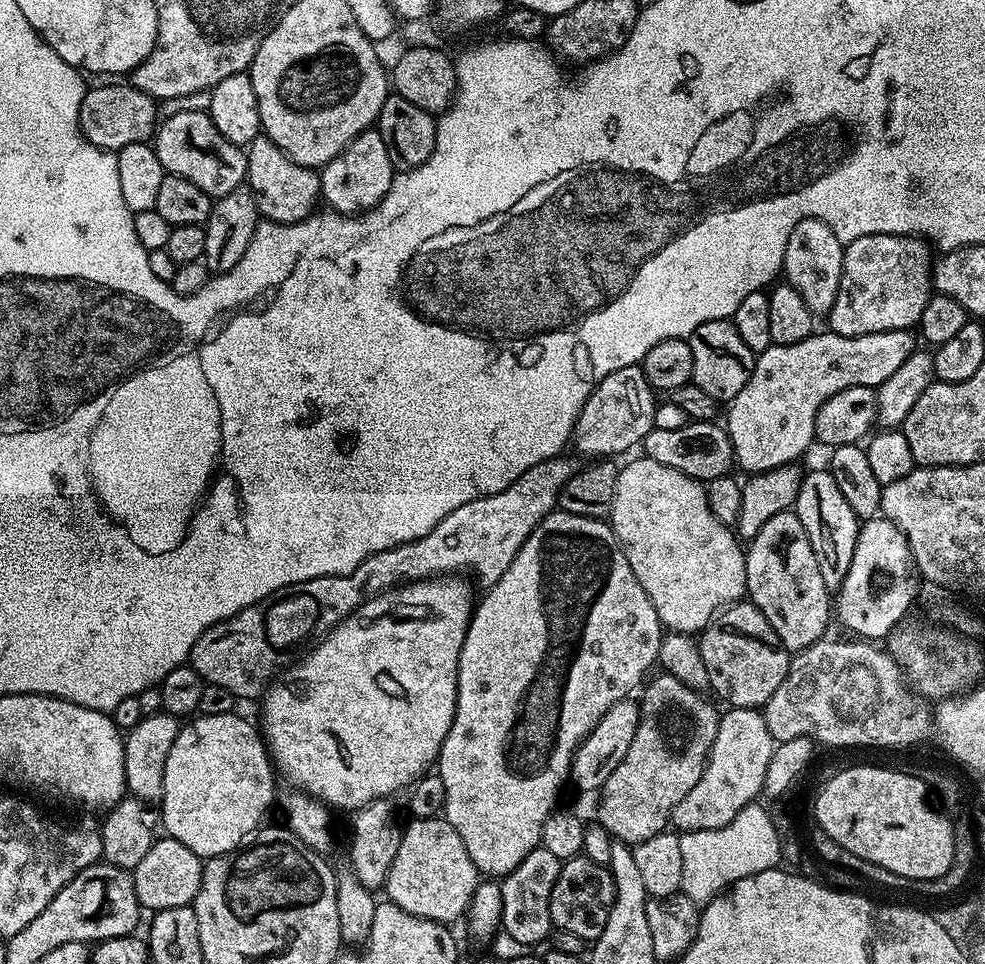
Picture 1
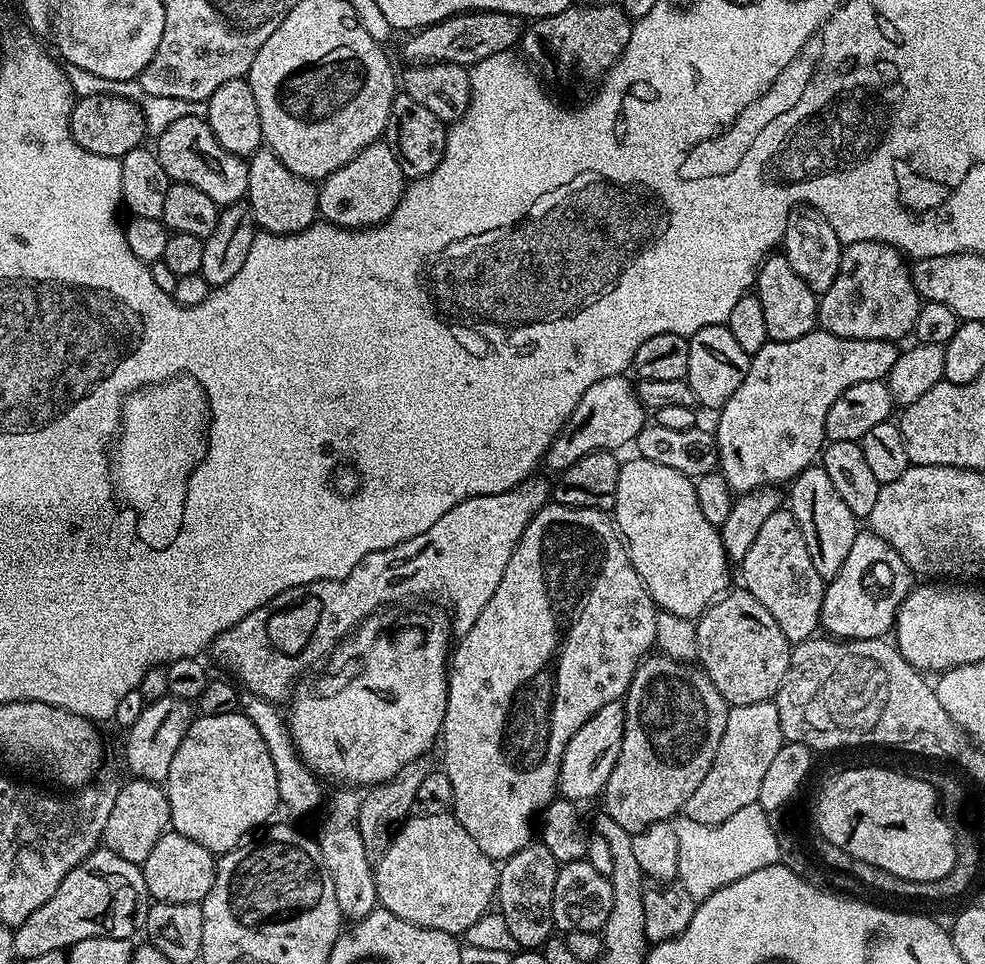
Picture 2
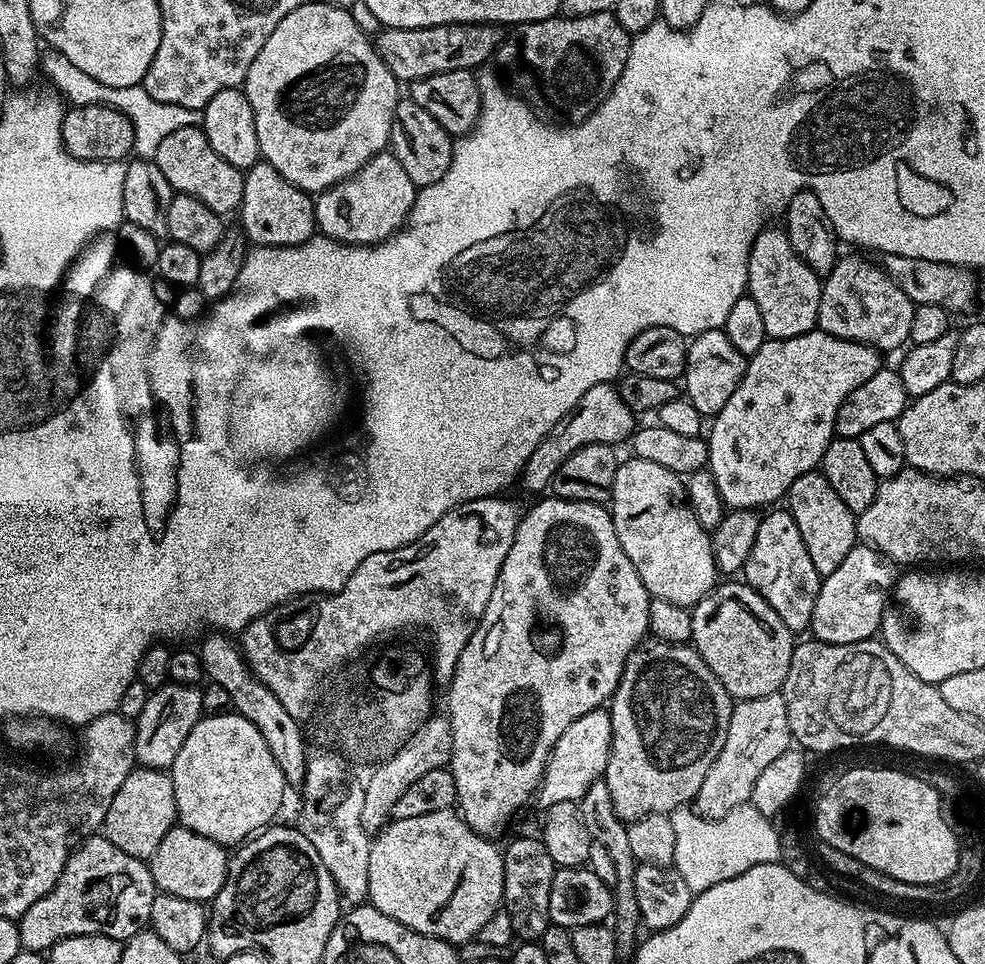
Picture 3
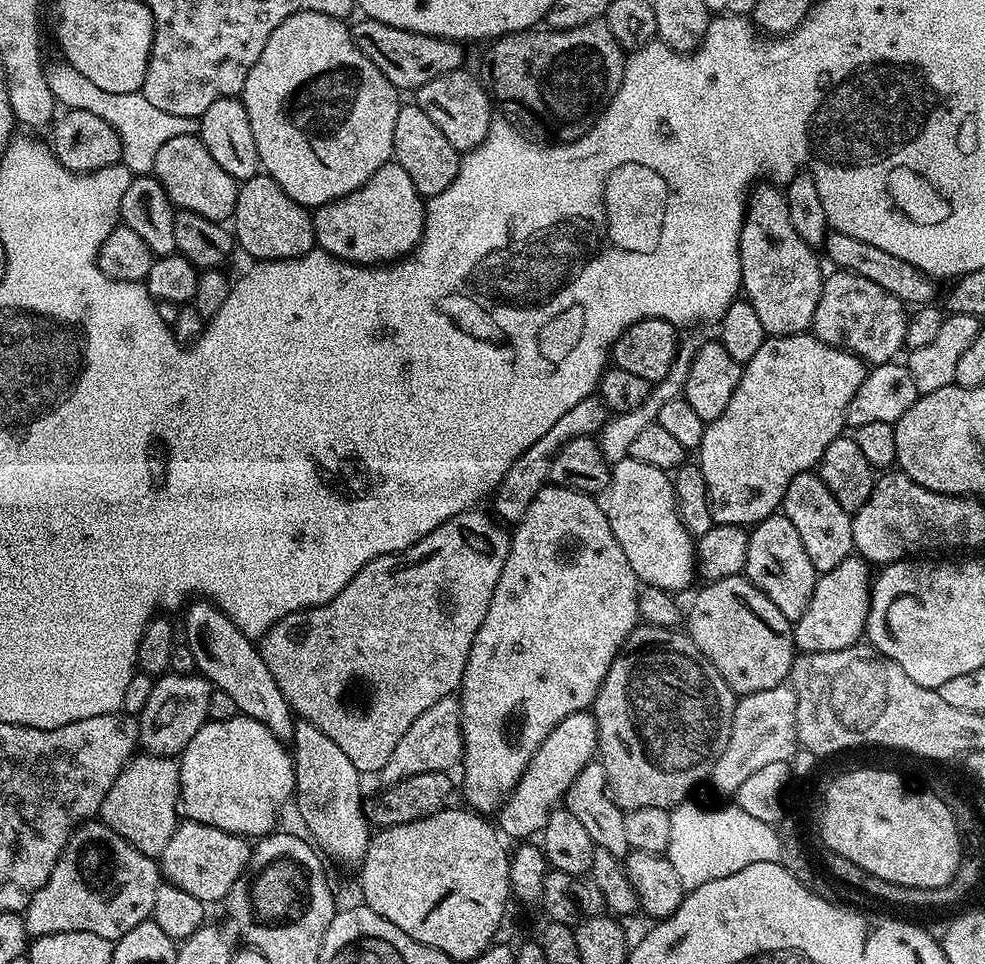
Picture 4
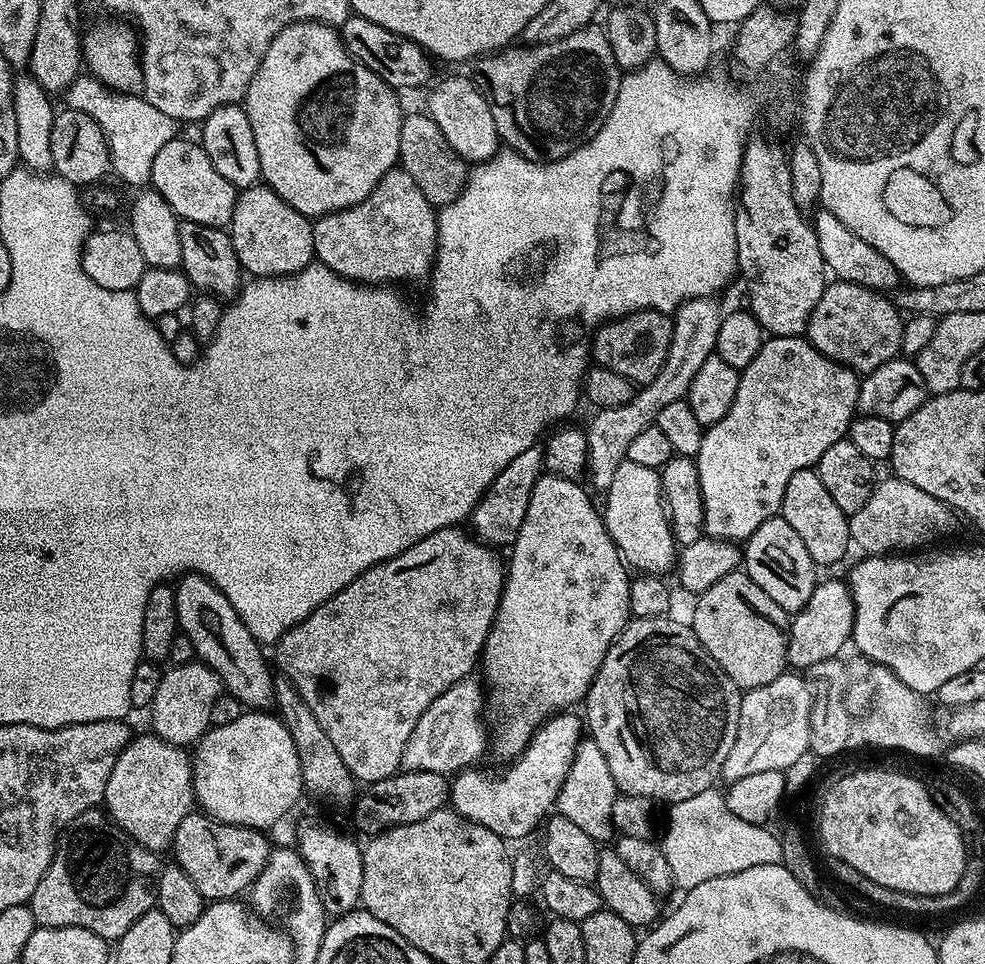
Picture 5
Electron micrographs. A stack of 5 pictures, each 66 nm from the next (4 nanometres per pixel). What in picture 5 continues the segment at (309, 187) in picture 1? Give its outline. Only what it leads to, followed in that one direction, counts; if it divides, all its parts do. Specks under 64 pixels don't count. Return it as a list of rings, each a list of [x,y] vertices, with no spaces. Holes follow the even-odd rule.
[[[261,182],[243,189],[237,195],[230,225],[230,235],[241,269],[252,278],[292,276],[302,271],[313,263],[316,254],[312,225],[309,217],[298,214],[294,206],[282,202],[282,198],[278,198],[278,194],[274,194],[267,184]]]

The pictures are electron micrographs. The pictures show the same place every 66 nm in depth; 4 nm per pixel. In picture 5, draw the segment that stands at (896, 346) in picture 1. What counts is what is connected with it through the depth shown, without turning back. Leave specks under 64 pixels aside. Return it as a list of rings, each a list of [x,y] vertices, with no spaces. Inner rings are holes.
[[[772,336],[765,339],[758,354],[754,354],[754,362],[750,362],[750,366],[746,366],[741,371],[738,394],[734,394],[734,406],[730,406],[730,410],[726,414],[726,418],[722,418],[722,422],[707,425],[702,438],[702,446],[694,458],[704,507],[704,535],[712,536],[716,540],[746,542],[750,538],[750,534],[754,534],[754,530],[758,530],[758,526],[762,526],[762,522],[777,515],[782,498],[786,494],[786,482],[790,482],[790,478],[794,478],[794,474],[798,474],[798,470],[815,469],[818,458],[822,458],[822,454],[826,454],[827,448],[834,446],[834,442],[847,437],[848,428],[852,425],[858,412],[856,403],[858,402],[860,382],[861,377],[851,368],[823,356],[804,336]]]

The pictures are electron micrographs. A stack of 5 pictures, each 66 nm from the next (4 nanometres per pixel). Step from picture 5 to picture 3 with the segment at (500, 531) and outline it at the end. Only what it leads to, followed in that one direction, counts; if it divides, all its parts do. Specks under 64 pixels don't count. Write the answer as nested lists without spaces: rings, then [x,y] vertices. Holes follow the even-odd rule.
[[[615,383],[599,384],[586,390],[568,419],[558,422],[558,426],[554,426],[554,430],[550,430],[550,434],[546,434],[546,438],[538,442],[534,454],[530,454],[526,466],[520,471],[519,487],[524,487],[528,492],[540,492],[536,494],[547,493],[554,474],[558,474],[558,466],[562,466],[562,462],[566,462],[566,458],[570,458],[574,450],[591,444],[619,445],[619,440],[627,441],[631,437],[638,424],[636,420],[630,406],[622,402],[619,387]]]

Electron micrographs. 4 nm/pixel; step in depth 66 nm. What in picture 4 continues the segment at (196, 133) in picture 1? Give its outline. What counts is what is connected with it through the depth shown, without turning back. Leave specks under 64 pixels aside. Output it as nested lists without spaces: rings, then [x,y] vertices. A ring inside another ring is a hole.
[[[199,135],[176,137],[163,143],[154,159],[152,172],[177,209],[202,214],[202,218],[221,222],[233,219],[238,182],[230,178],[230,174],[226,174],[218,162],[214,162],[210,150],[206,150]]]

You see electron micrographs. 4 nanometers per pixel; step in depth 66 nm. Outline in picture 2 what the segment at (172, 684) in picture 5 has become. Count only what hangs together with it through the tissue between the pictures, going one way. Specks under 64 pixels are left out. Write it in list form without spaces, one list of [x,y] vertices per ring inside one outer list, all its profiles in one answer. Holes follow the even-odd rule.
[[[177,696],[158,698],[158,702],[145,704],[138,722],[126,729],[125,736],[128,737],[124,740],[124,758],[132,771],[131,775],[138,780],[163,785],[170,774],[174,753],[178,746],[182,746],[182,738],[186,738],[186,730],[192,725],[193,719],[193,705]]]

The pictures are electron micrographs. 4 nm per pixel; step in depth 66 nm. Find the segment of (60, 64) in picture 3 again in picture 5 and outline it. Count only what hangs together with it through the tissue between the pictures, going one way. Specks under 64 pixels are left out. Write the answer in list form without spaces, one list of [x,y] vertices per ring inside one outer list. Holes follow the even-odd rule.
[[[90,74],[77,76],[64,94],[64,99],[67,107],[89,115],[102,126],[111,154],[111,171],[133,188],[145,187],[151,181],[155,155],[179,135],[179,121],[163,114],[141,95],[114,91]]]

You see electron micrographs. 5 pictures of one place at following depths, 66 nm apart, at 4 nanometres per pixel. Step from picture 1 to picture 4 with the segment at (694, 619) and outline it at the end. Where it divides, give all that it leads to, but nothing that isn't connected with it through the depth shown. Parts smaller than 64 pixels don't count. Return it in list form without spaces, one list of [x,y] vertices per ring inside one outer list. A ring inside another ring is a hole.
[[[628,455],[610,468],[610,483],[606,489],[608,521],[634,570],[637,581],[650,588],[661,588],[673,594],[691,582],[696,571],[694,537],[682,526],[676,509],[676,489],[669,473],[658,466],[638,462]]]

